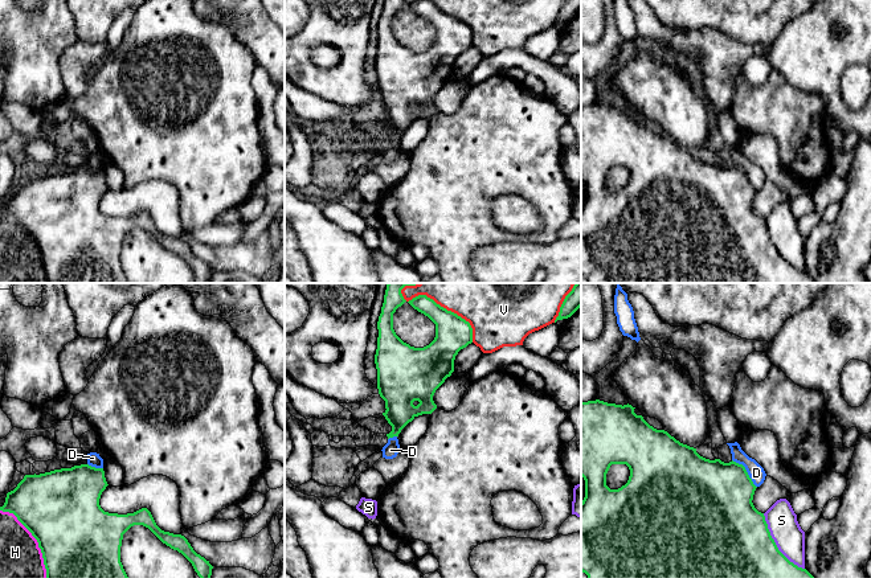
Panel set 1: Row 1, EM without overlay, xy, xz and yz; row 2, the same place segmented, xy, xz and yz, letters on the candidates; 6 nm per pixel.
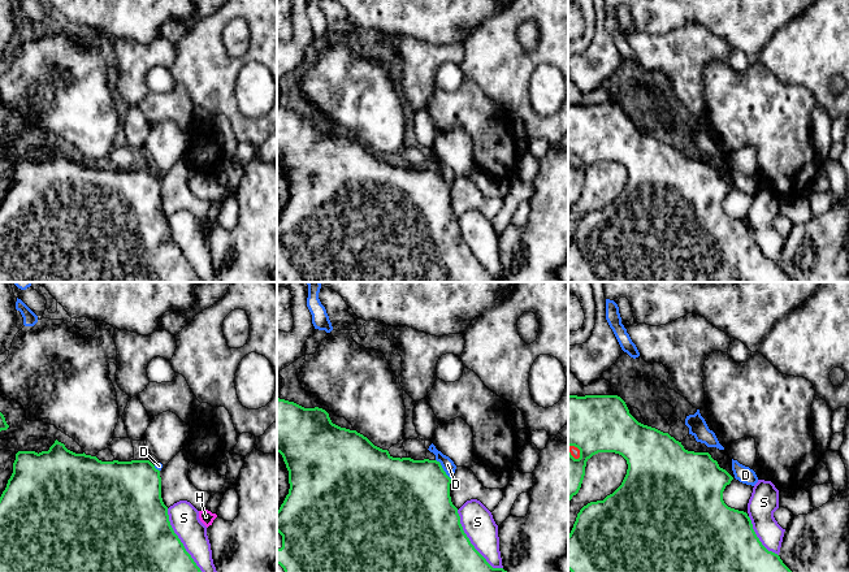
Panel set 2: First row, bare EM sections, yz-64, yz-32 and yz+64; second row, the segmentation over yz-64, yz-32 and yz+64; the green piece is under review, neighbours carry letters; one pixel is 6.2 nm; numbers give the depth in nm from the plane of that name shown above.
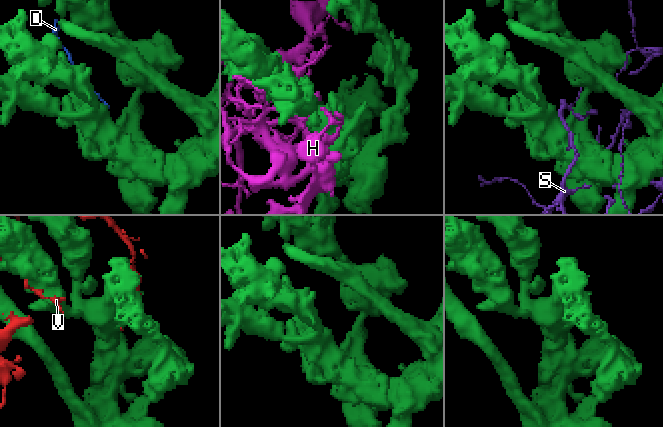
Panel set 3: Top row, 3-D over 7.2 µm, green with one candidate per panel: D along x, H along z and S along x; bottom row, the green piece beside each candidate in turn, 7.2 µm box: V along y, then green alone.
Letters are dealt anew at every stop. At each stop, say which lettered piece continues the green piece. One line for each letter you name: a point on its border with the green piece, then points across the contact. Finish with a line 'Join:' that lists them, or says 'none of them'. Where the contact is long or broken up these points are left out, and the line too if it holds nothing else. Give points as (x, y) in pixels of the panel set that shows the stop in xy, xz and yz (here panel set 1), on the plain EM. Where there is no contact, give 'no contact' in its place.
Join: none of them

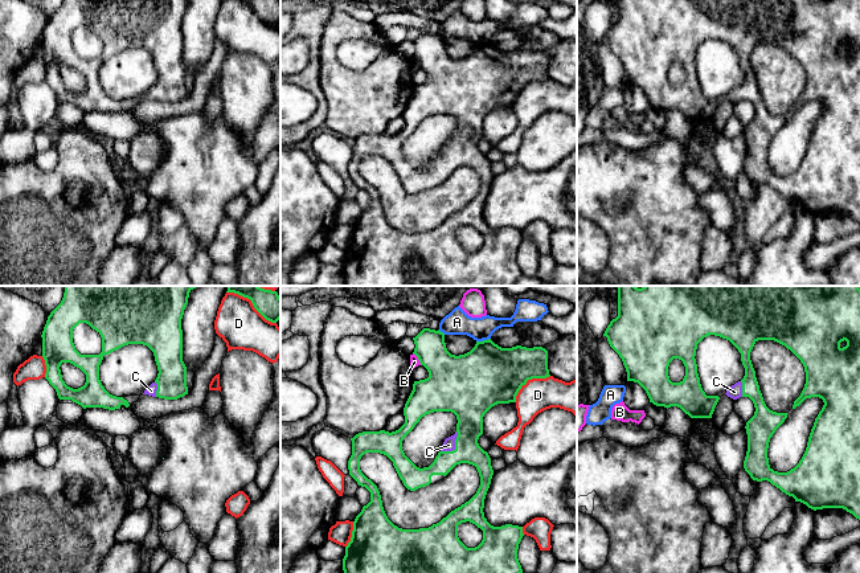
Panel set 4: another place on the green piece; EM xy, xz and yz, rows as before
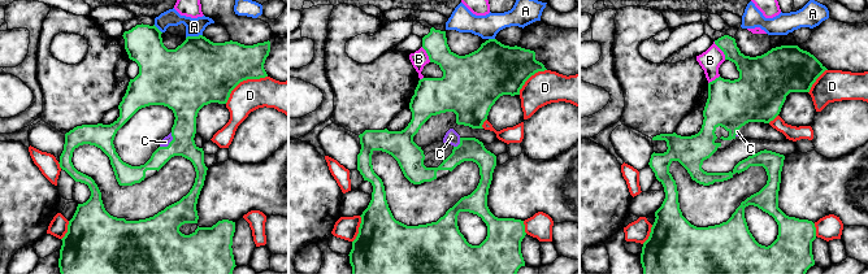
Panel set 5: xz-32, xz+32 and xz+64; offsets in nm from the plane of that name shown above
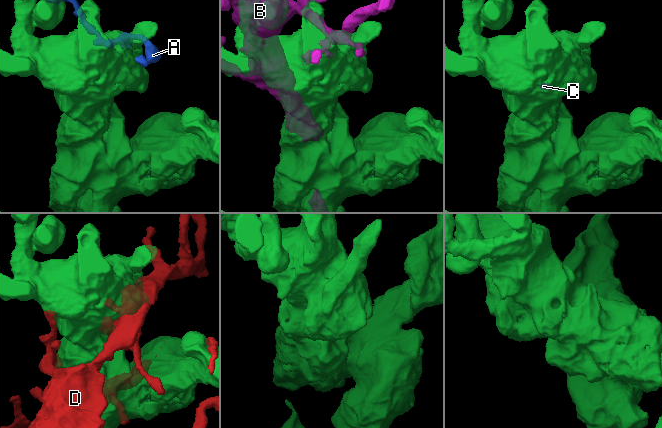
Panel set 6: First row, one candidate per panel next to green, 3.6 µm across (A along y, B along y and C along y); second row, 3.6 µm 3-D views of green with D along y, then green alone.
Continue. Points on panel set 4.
C: meets green in xz at (455, 150); runs through xz (470, 111), (470, 131), (455, 150), (449, 148)
Join: C

